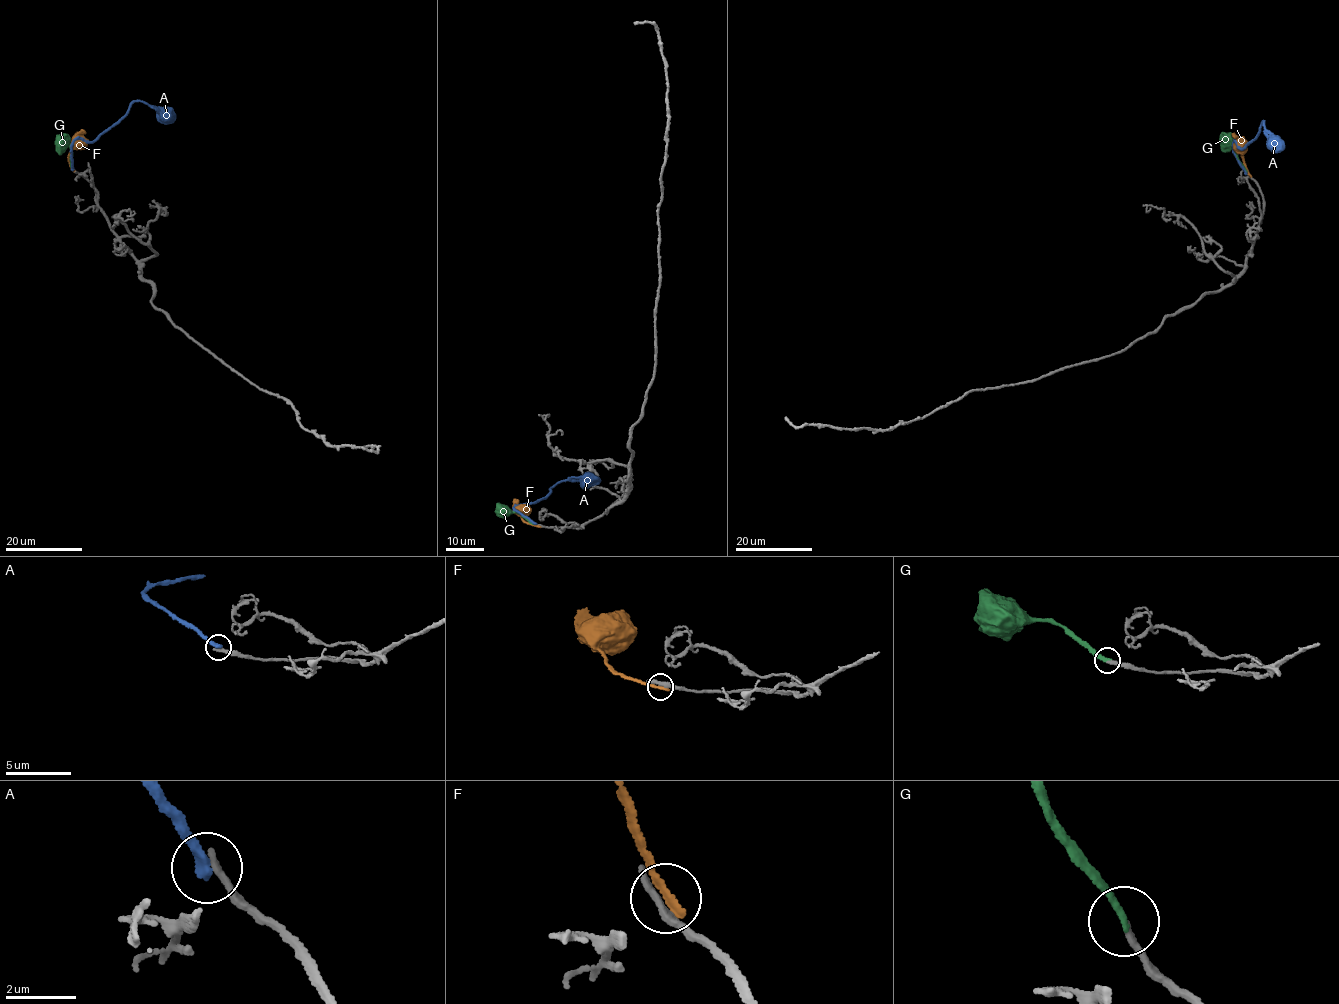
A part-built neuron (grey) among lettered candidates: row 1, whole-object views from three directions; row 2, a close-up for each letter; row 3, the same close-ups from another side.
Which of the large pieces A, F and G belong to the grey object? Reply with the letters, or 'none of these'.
G

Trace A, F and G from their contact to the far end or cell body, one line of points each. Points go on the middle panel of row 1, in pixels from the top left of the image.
A: (535, 523), (513, 509), (515, 506), (546, 498), (552, 487), (566, 480), (600, 479)
F: (537, 526), (515, 513), (513, 499)
G: (534, 524), (504, 507), (495, 510)

